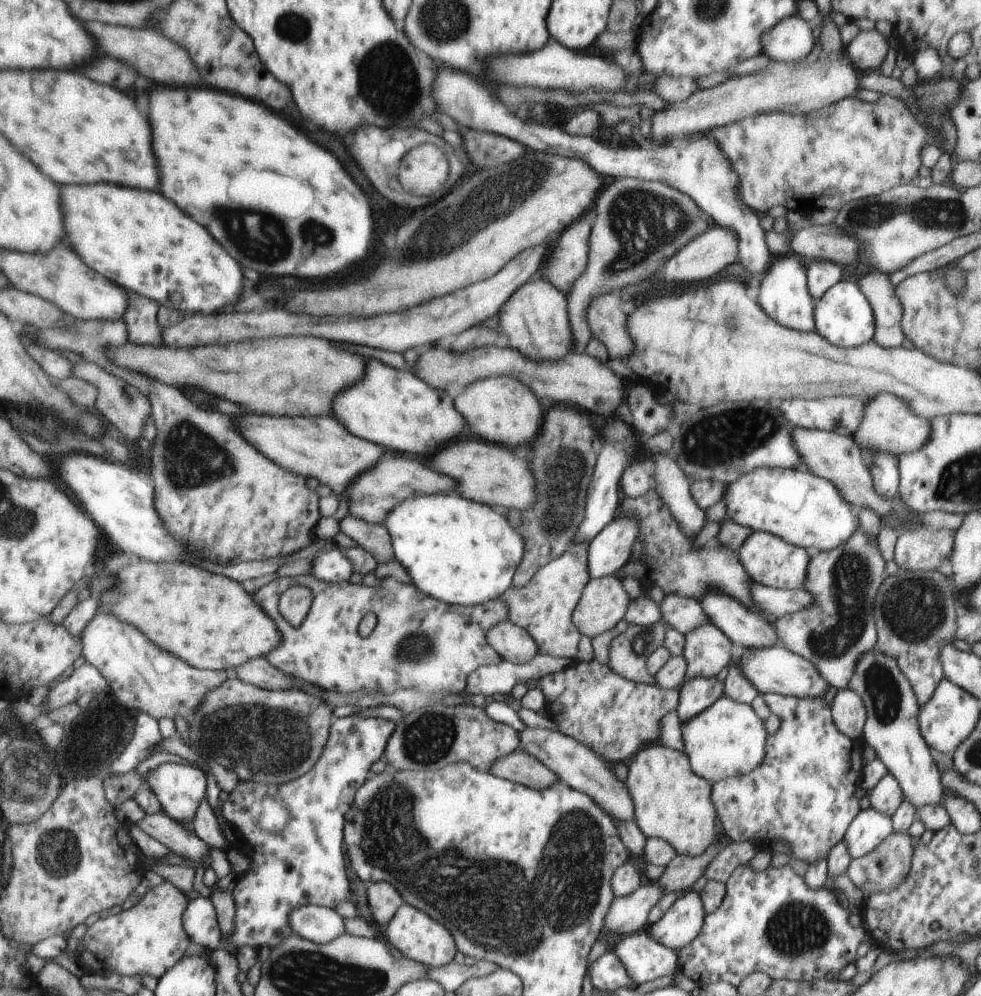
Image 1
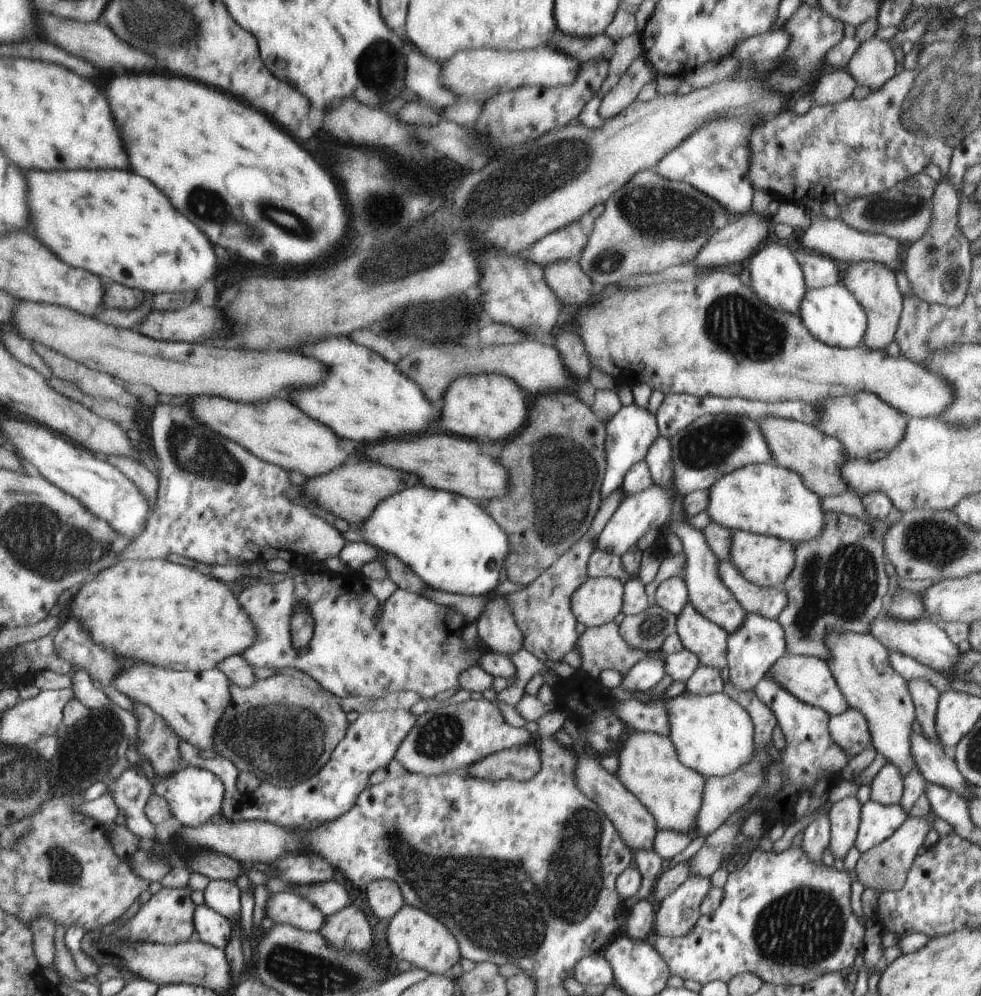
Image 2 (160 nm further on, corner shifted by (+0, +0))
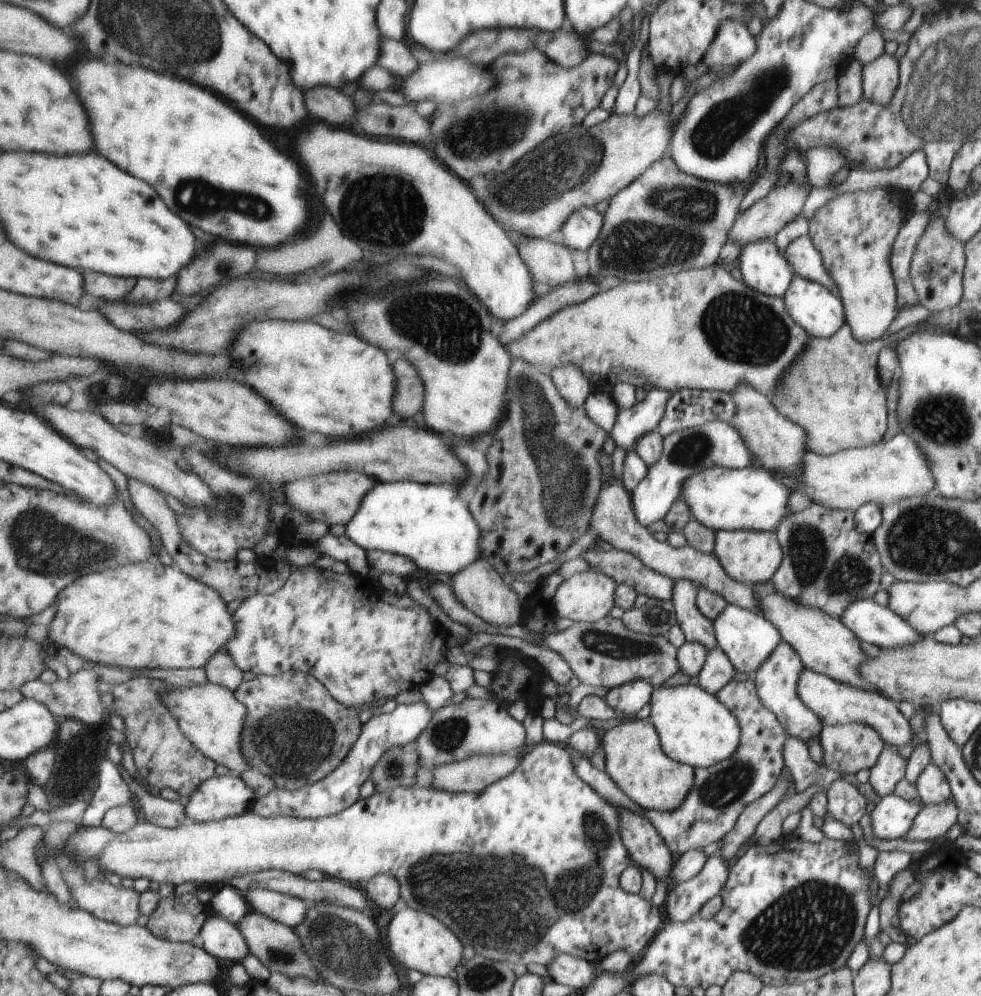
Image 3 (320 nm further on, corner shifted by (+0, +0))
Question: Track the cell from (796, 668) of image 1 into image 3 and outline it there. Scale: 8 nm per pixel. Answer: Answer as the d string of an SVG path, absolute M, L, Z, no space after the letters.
M804 669L798 684L798 694L825 726L862 723L873 727L888 745L904 746L912 740L909 720L904 718L894 701L876 691L871 691L856 685L838 682L829 675L818 674L810 669Z

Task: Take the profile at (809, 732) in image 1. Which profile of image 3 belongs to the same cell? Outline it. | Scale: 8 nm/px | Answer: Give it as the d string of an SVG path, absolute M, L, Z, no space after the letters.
M782 640L775 646L770 656L755 670L753 677L756 679L757 694L761 701L769 707L771 711L786 726L789 736L801 738L806 744L812 737L818 737L821 733L821 719L814 714L804 703L798 694L798 684L801 674L805 669L800 655L787 643Z

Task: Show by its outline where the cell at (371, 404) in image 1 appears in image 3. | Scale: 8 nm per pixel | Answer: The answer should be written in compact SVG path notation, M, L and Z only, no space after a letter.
M264 320L248 324L234 344L234 362L242 366L246 382L278 408L292 424L306 432L320 432L336 438L354 438L380 428L392 416L392 400L397 394L397 377L385 351L363 341L354 333L334 332L316 322Z

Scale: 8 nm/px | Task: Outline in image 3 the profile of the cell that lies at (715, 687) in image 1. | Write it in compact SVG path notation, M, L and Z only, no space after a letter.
M716 646L708 650L708 660L705 661L704 668L698 674L698 685L715 695L734 678L736 671L726 653Z

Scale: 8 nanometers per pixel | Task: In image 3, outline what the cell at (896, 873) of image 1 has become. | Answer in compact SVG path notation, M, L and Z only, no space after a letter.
M954 800L925 806L916 816L913 827L904 837L908 840L934 840L944 836L958 824L959 808Z

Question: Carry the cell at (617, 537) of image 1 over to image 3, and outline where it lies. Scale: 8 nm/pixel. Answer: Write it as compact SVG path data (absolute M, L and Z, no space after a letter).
M710 421L692 429L677 430L663 437L663 449L656 464L649 467L648 476L631 492L631 505L636 518L647 528L657 520L663 520L669 508L678 502L685 480L702 469L722 464L729 469L752 466L752 452L731 423Z

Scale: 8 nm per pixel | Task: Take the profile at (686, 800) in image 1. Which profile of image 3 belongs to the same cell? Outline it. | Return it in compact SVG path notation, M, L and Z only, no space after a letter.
M631 719L619 726L614 726L614 728L605 731L604 736L600 736L600 743L605 754L605 771L634 802L639 804L638 809L643 812L650 809L671 811L679 807L692 788L693 778L696 773L696 769L690 765L671 759L661 746L661 739L658 735L660 735L660 732L650 720Z

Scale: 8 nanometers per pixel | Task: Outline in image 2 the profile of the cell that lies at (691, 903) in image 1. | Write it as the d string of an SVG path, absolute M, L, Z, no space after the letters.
M690 875L672 894L659 901L658 936L683 937L701 917L701 904L712 888L710 877Z

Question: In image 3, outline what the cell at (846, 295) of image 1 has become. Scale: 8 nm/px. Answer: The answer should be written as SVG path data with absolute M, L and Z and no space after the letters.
M802 275L793 278L792 285L783 294L786 310L792 315L794 322L798 323L808 336L818 338L832 337L845 322L844 303L840 296L829 292L818 281L811 281Z

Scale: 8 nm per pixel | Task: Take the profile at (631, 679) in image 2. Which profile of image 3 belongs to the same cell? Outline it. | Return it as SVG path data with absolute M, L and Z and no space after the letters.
M640 679L610 689L603 699L613 711L630 717L651 701L654 689L648 681Z

